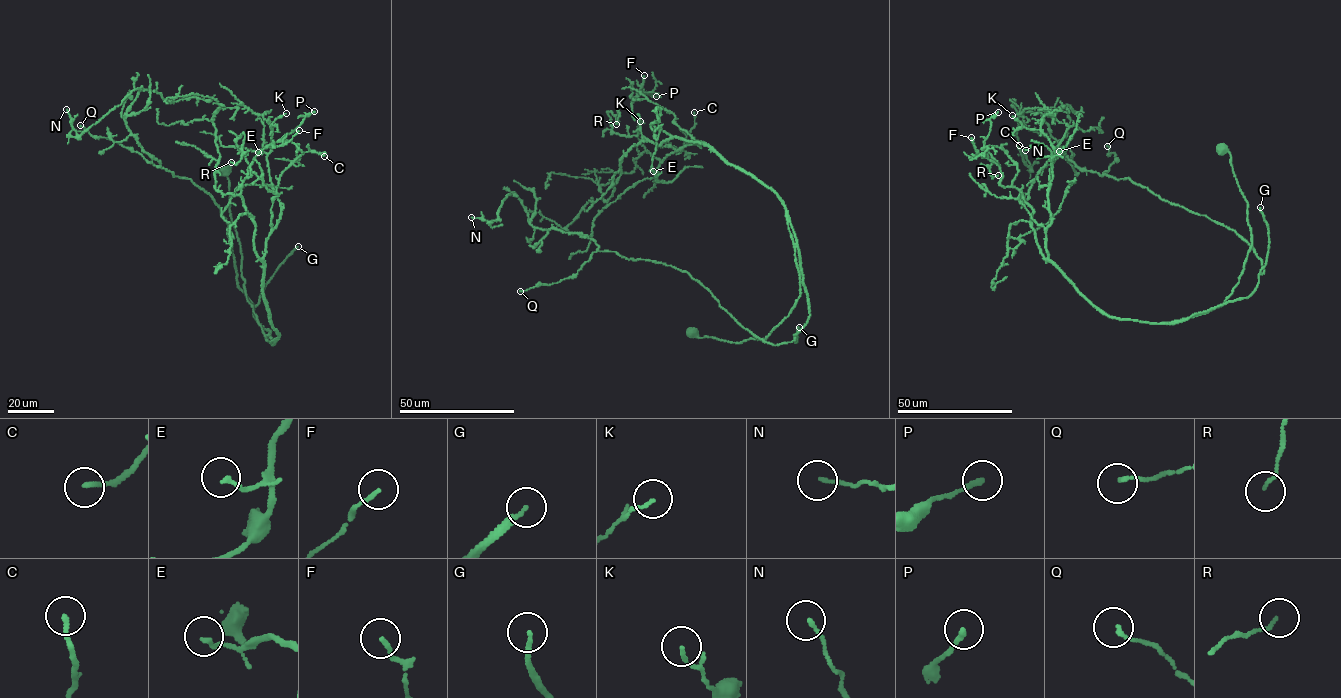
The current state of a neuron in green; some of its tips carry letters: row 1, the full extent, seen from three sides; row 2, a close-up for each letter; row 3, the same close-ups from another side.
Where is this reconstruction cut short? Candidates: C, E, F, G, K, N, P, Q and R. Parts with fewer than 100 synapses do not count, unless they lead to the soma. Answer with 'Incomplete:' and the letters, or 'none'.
Incomplete: G

